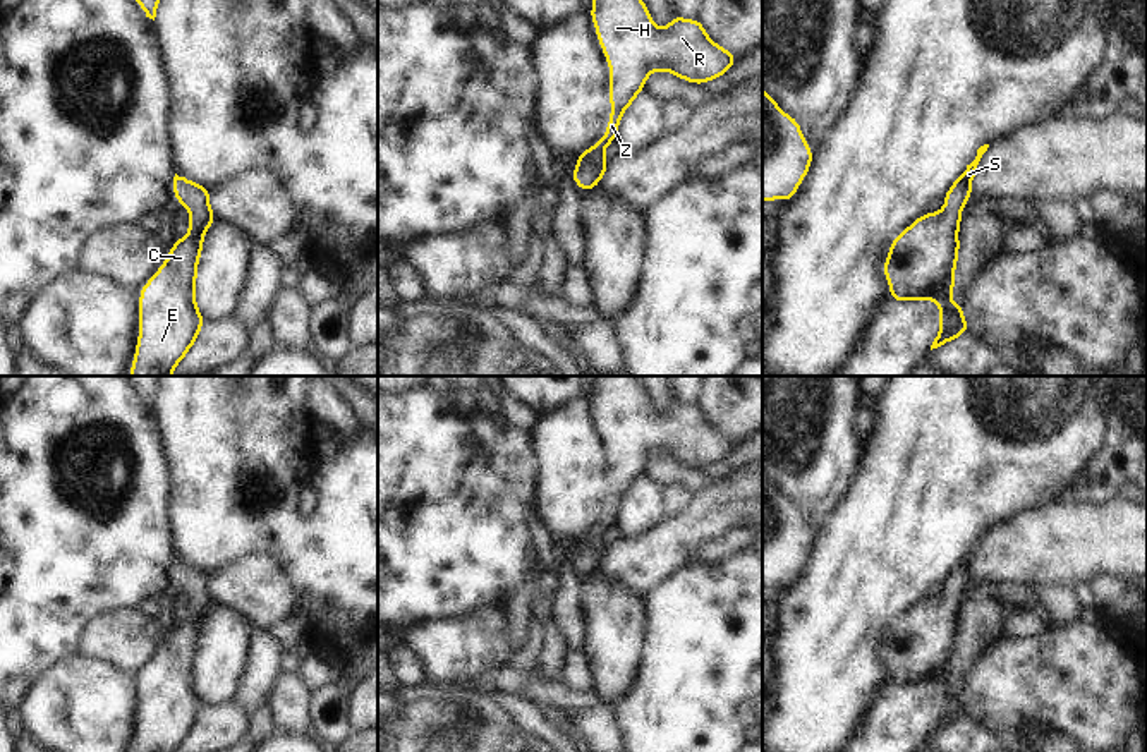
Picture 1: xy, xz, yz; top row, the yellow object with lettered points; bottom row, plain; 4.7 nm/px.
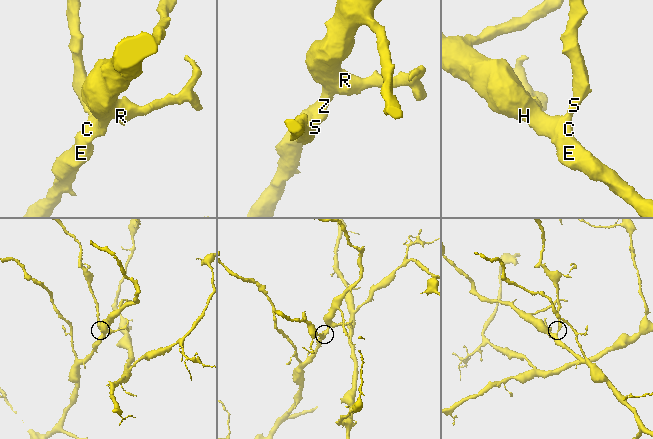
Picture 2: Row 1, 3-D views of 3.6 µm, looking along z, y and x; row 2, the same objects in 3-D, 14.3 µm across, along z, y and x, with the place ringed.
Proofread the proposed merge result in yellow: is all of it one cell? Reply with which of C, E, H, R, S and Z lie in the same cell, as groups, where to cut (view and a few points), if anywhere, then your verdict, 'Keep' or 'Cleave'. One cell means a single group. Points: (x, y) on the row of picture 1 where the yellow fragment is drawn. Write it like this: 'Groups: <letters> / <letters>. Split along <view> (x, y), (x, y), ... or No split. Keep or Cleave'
Groups: C E H R S Z. No split. Keep

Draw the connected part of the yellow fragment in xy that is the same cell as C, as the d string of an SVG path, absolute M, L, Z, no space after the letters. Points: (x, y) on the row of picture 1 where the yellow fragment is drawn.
M177 173L172 191L191 213L189 230L175 239L161 266L139 290L139 337L129 376L172 376L206 323L196 304L196 276L204 233L216 220L211 191Z

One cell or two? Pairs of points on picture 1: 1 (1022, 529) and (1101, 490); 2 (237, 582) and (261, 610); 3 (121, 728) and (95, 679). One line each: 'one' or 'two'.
1: two
2: one
3: one

